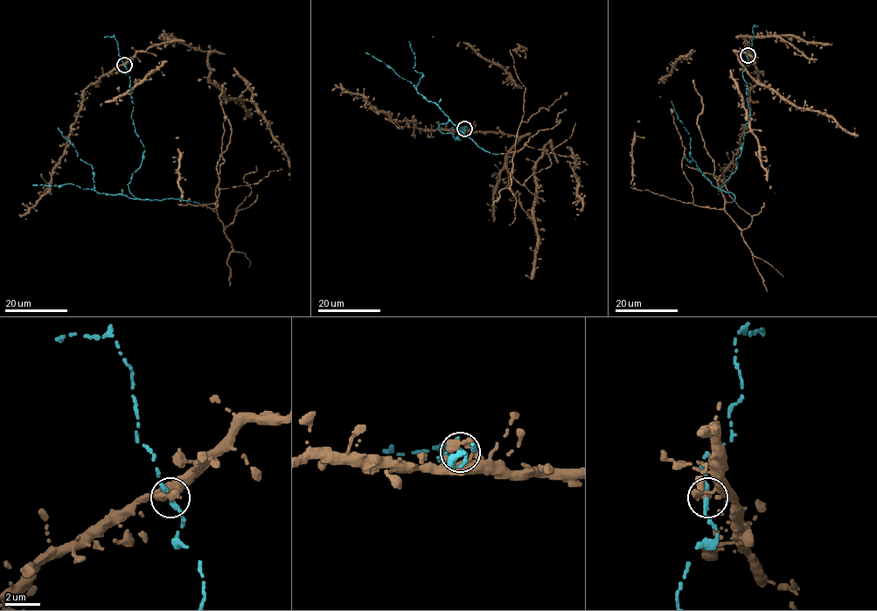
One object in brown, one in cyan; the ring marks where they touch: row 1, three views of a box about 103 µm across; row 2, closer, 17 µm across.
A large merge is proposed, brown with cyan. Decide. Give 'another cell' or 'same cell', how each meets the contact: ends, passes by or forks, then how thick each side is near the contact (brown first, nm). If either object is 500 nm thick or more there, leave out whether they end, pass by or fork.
same cell; brown ends; cyan ends; calibres 460 and 360 nm

